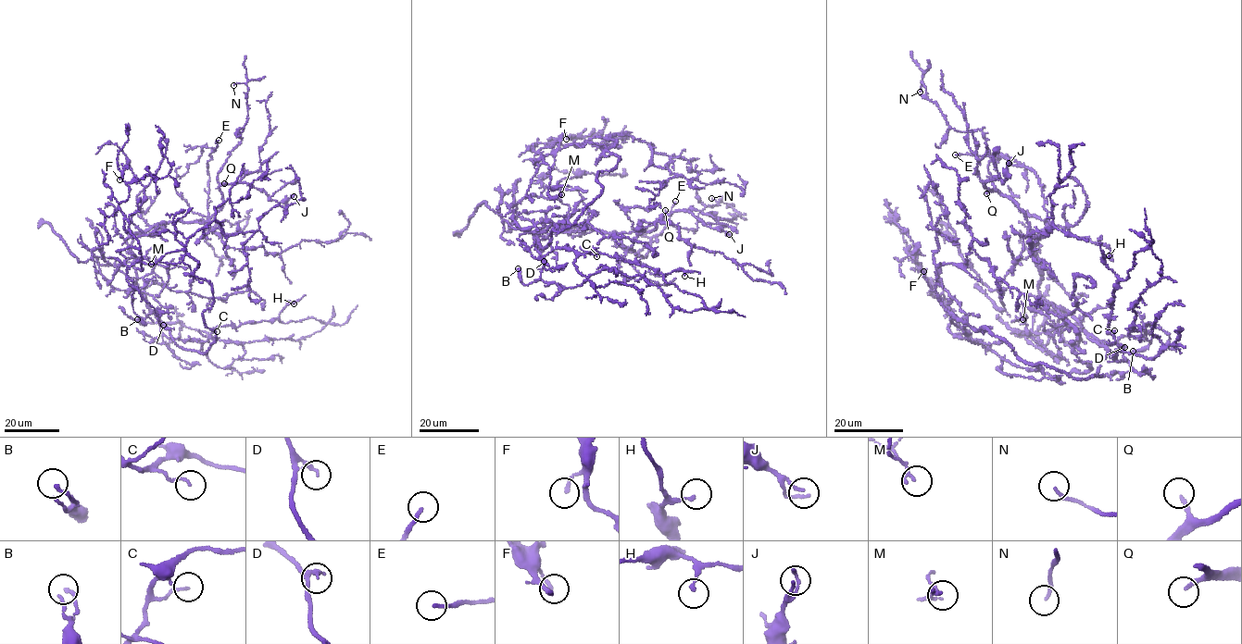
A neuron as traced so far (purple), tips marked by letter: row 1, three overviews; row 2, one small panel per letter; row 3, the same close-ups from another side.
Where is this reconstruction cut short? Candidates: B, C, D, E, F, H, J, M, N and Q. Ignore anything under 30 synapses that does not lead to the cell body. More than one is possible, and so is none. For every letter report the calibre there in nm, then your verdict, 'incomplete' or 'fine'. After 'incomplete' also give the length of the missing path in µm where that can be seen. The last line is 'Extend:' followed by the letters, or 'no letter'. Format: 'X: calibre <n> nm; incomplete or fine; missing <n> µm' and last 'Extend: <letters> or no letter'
B: calibre 160 nm; fine
C: calibre 110 nm; fine
D: calibre 190 nm; fine
E: calibre 180 nm; incomplete; missing 40 µm
F: calibre 150 nm; fine
H: calibre 160 nm; fine
J: calibre 130 nm; fine
M: calibre 170 nm; fine
N: calibre 150 nm; fine
Q: calibre 190 nm; incomplete; missing 35 µm
Extend: E, Q

